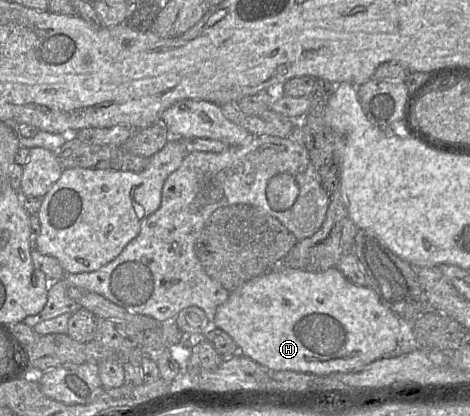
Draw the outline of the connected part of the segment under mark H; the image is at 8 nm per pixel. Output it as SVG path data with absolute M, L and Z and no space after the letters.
M333 267L320 272L308 272L303 270L267 271L256 276L237 287L229 294L228 299L217 307L214 324L217 328L226 332L237 344L238 353L244 355L256 363L273 371L292 371L314 375L330 375L333 373L350 373L359 371L368 364L381 359L389 358L398 345L398 336L403 331L403 321L390 309L384 306L375 291L370 287L361 287L352 283L343 273Z

